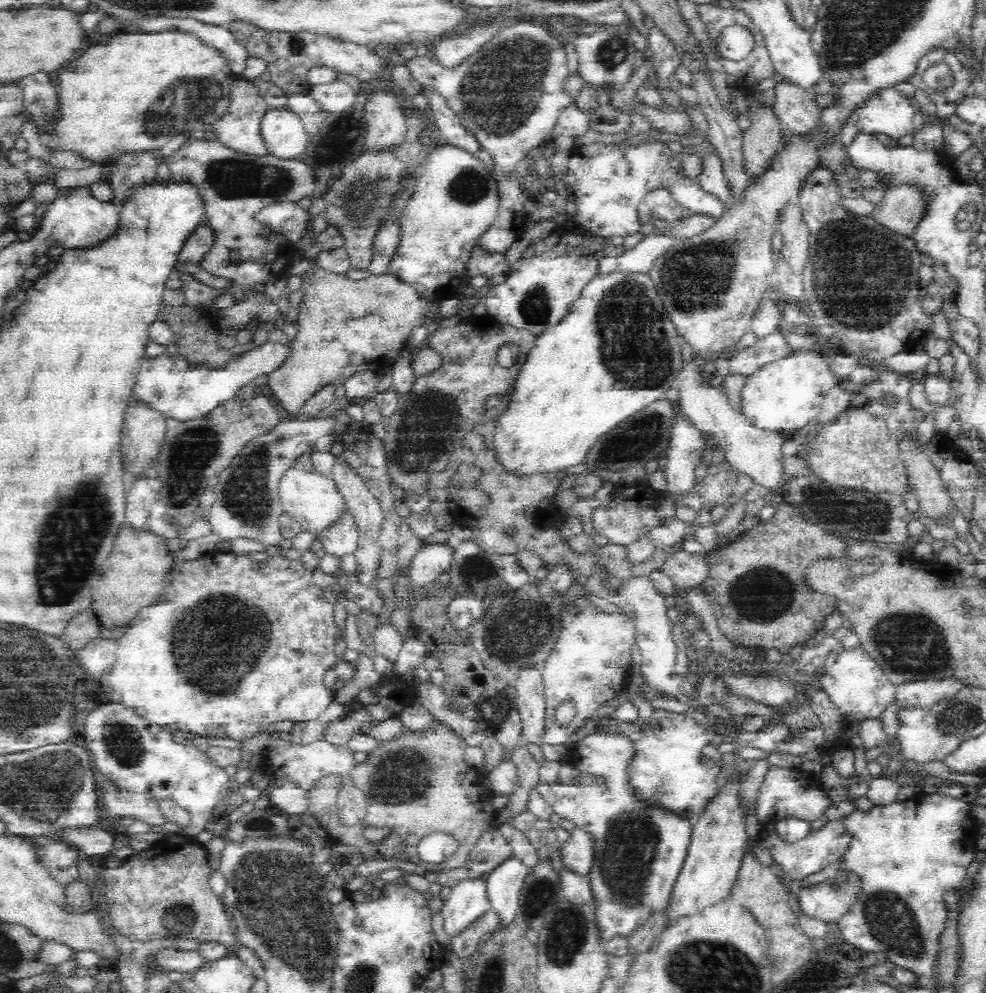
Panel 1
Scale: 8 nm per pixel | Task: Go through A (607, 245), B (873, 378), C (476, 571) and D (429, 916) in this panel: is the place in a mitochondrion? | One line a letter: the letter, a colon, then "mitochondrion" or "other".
A: other
B: other
C: mitochondrion
D: other

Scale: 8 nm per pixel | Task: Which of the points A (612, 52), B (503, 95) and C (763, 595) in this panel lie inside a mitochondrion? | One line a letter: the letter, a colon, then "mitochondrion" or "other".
A: mitochondrion
B: mitochondrion
C: mitochondrion

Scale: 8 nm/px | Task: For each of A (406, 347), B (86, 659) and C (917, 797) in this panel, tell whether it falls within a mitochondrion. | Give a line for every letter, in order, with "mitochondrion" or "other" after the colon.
A: other
B: other
C: other

